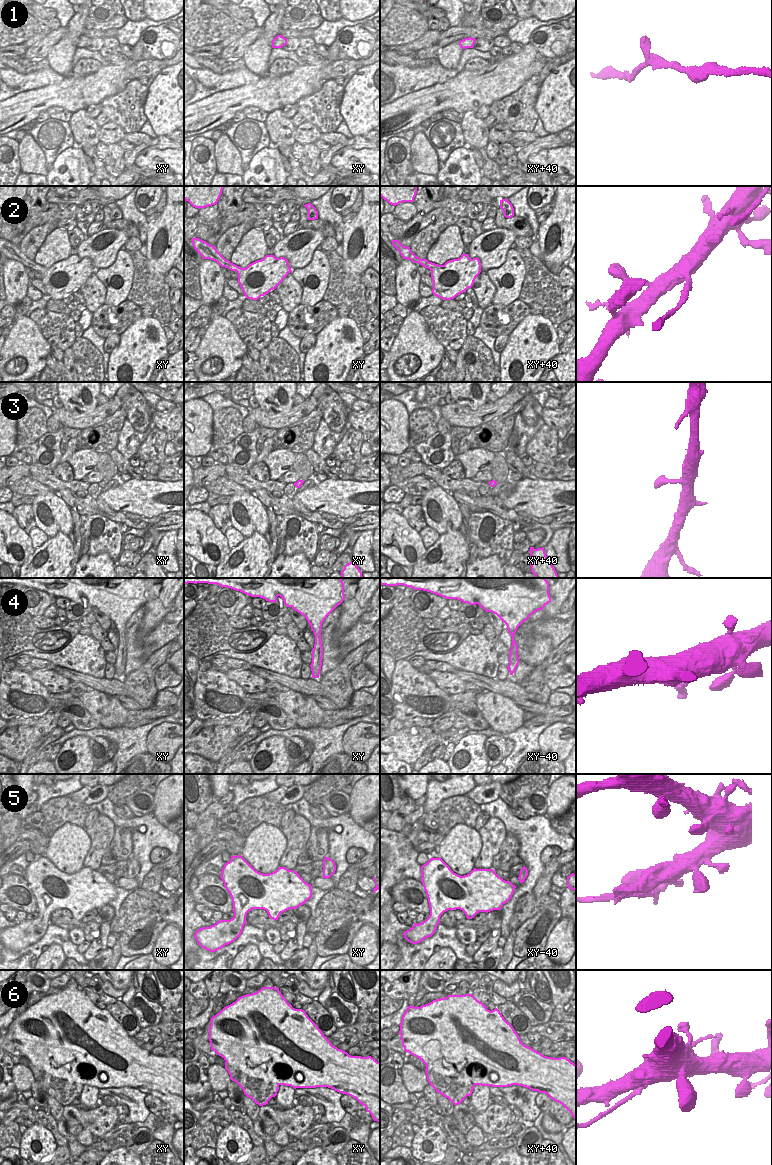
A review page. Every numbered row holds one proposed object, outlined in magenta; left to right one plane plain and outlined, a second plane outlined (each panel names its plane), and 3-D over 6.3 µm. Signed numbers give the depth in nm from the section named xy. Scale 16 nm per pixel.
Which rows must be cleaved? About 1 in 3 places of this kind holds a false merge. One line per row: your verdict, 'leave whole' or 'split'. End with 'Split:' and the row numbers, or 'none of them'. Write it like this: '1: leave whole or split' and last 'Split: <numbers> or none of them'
1: leave whole
2: leave whole
3: leave whole
4: leave whole
5: leave whole
6: split
Split: 6

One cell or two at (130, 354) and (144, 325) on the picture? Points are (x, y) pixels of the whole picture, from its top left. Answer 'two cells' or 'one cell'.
one cell

